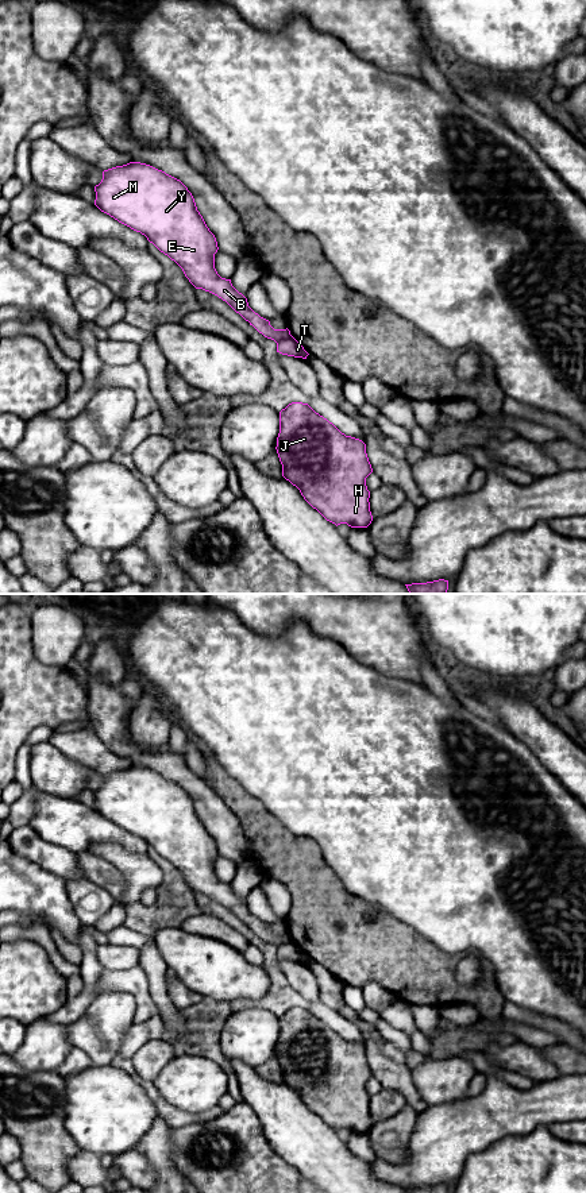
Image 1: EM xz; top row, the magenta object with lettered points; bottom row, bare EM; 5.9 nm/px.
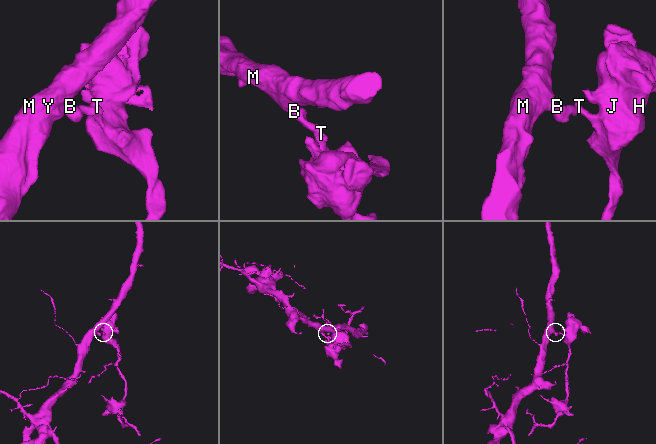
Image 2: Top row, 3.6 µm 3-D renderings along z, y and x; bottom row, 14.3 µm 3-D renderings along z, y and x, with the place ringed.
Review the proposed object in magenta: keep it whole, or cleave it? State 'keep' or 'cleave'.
cleave

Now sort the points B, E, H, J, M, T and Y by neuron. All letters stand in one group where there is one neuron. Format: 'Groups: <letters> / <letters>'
Groups: B E M Y / H J T

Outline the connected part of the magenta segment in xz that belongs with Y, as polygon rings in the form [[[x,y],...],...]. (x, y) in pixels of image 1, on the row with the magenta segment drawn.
[[[130,162],[103,171],[103,179],[95,186],[95,205],[119,223],[140,232],[161,252],[174,260],[196,289],[209,292],[225,301],[236,313],[250,323],[265,337],[279,343],[290,337],[290,331],[274,329],[270,321],[255,313],[247,298],[221,278],[215,269],[217,242],[197,211],[188,188],[177,178],[140,162]]]

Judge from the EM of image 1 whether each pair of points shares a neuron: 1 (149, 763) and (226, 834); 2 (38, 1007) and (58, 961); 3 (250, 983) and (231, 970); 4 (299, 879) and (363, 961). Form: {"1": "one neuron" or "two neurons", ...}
{"1": "one neuron", "2": "two neurons", "3": "one neuron", "4": "one neuron"}

